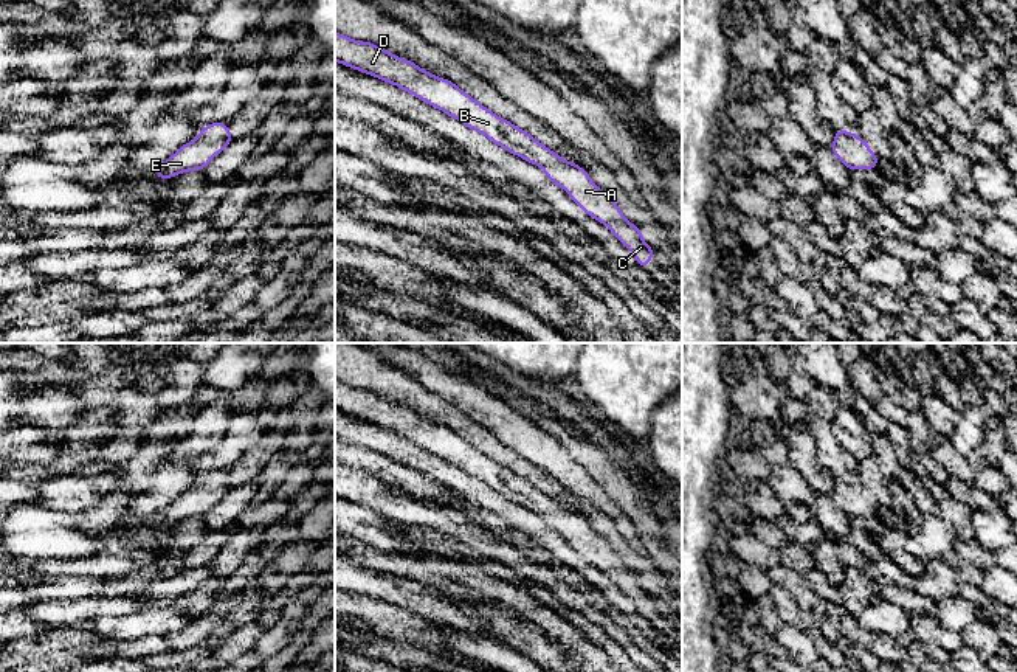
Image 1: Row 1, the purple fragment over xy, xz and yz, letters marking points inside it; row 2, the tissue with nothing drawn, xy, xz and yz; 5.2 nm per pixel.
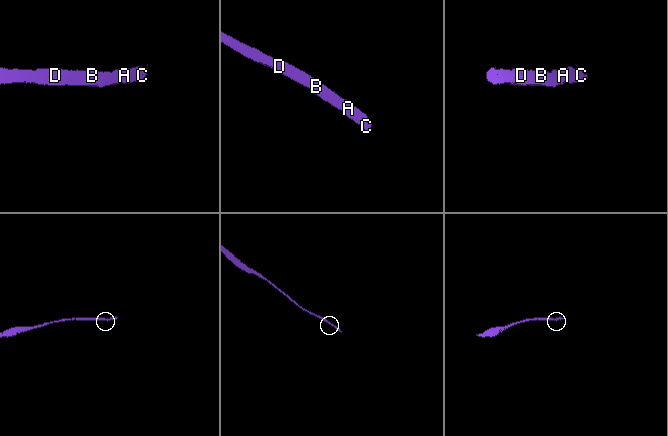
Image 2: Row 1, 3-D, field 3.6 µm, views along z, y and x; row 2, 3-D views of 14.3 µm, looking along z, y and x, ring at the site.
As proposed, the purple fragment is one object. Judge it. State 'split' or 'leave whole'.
leave whole

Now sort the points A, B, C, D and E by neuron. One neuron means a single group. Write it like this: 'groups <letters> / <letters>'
groups A B C D E

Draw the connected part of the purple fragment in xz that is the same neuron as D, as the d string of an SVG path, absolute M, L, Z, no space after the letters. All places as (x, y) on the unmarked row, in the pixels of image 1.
M335 379L335 410L409 439L471 478L488 484L507 500L540 514L546 525L564 537L588 563L606 573L631 598L640 615L646 616L653 608L654 598L642 587L642 577L625 566L619 552L594 532L588 518L495 462L450 427L434 424L412 408L402 407L372 390L353 388L338 379Z

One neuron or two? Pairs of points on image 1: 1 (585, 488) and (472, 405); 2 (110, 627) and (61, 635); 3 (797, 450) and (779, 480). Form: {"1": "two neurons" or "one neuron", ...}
{"1": "one neuron", "2": "two neurons", "3": "two neurons"}

